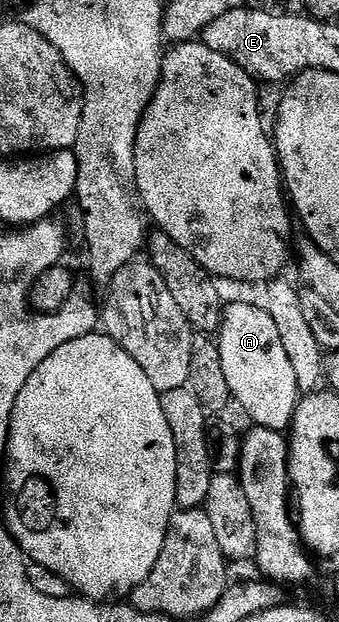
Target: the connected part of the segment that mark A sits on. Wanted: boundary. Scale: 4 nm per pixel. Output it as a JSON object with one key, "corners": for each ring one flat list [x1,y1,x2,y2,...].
{"corners":[[237,299,224,309,224,321,220,324,218,343,223,373,232,391,232,400,244,407,251,423,258,428,287,433,292,426,296,406,302,399,298,382,294,378,294,366,282,346,270,314,259,303]]}

